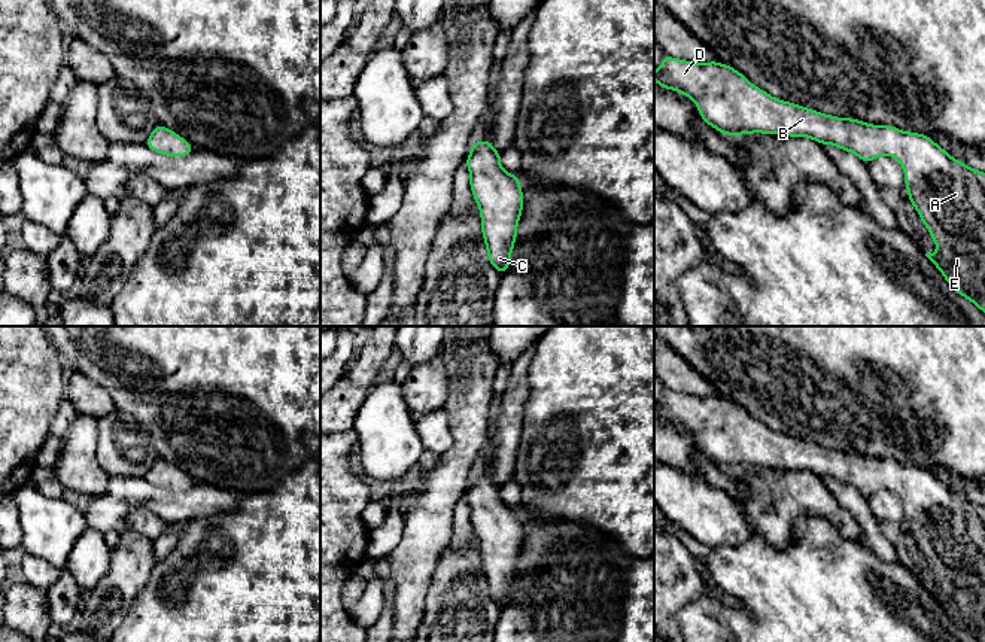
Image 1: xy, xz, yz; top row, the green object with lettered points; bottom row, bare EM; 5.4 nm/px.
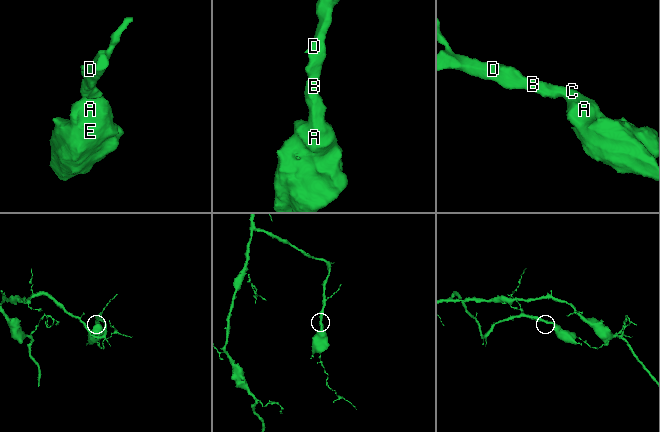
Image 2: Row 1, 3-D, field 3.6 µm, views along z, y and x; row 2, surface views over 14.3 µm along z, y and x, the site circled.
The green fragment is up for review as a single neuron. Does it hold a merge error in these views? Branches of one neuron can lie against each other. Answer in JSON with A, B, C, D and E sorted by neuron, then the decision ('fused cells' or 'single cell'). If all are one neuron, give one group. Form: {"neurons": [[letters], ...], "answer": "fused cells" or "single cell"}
{"neurons": [["A", "B", "C", "D", "E"]], "answer": "single cell"}

